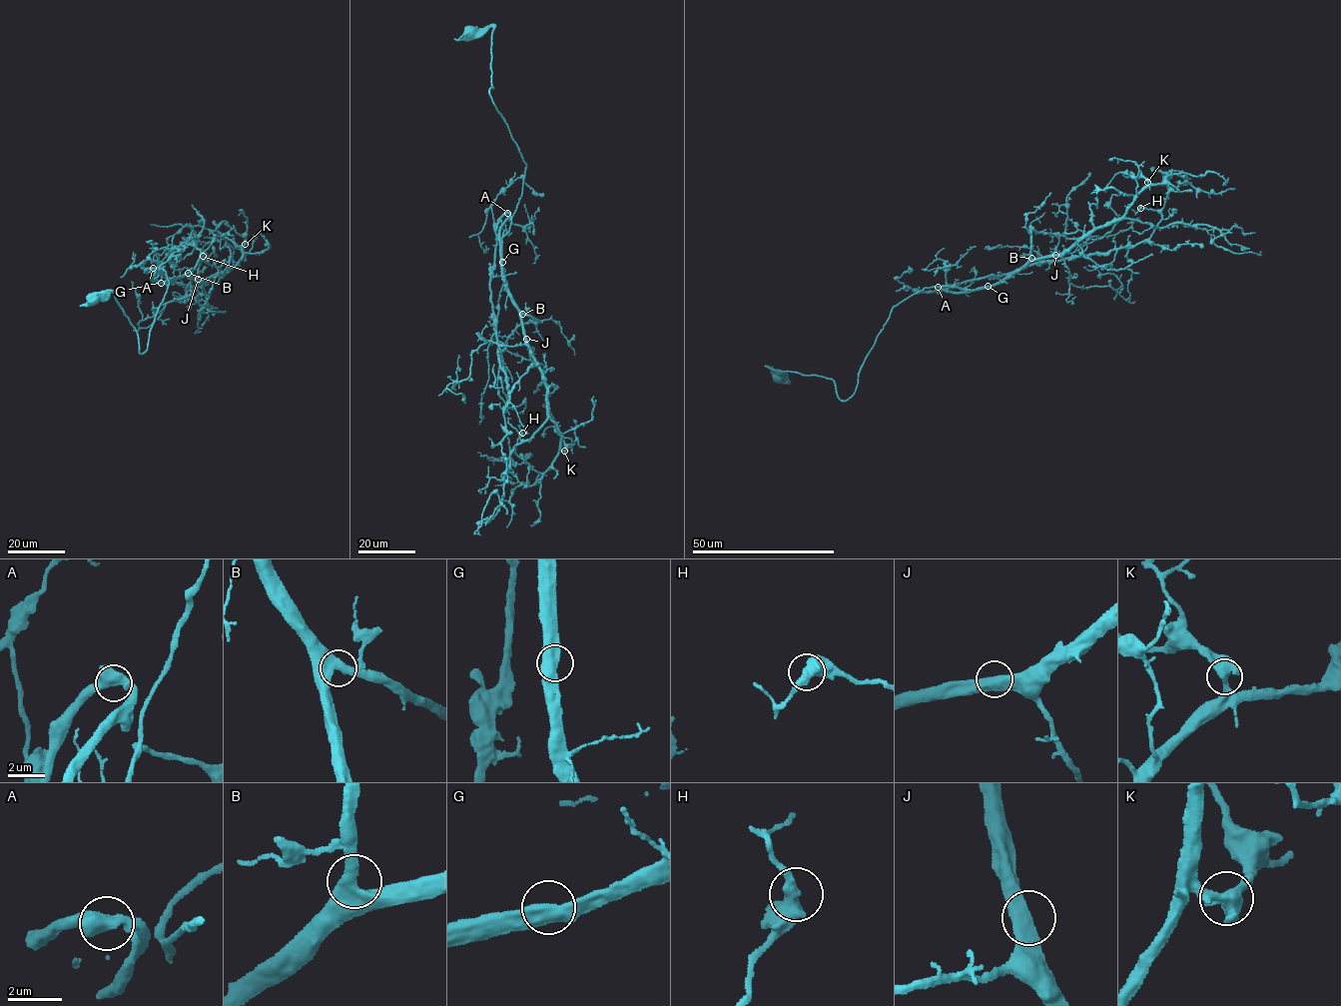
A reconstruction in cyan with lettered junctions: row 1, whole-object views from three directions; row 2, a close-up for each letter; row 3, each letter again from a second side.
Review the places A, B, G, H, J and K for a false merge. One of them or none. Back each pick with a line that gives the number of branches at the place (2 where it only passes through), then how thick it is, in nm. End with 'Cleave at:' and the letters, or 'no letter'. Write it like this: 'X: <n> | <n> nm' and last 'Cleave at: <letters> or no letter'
Cleave at: no letter

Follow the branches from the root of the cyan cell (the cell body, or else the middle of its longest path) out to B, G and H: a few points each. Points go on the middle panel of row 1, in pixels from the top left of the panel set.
B: (471, 31), (493, 27), (494, 88), (489, 95), (526, 166), (509, 230), (501, 238), (504, 286), (522, 314)
G: (471, 31), (493, 27), (494, 88), (489, 95), (526, 166), (509, 230), (501, 238), (502, 262)
H: (471, 31), (493, 27), (489, 95), (526, 166), (515, 212), (497, 225), (490, 282), (510, 451), (522, 433)

